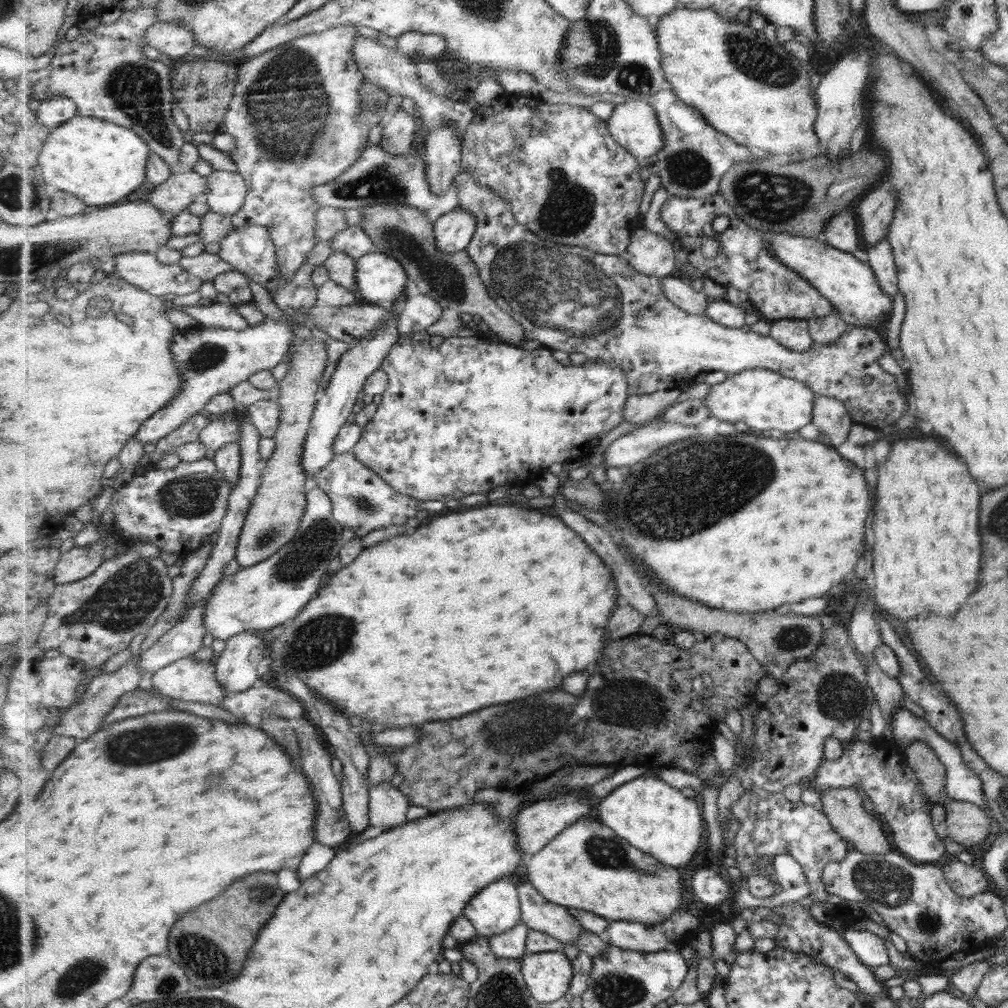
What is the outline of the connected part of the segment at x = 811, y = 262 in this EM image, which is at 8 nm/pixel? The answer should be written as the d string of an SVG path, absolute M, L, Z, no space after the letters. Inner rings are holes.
M850 210L831 215L826 220L821 238L786 232L771 234L769 237L771 237L771 251L775 253L774 256L785 266L804 276L813 288L817 288L850 327L867 327L882 332L891 316L892 296L885 294L879 288L873 269L863 260L863 257L859 260L853 258L853 254L859 253L859 235L857 235L856 219L853 218Z

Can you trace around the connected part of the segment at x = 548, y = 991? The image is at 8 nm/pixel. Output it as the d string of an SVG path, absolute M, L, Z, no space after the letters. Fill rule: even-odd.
M537 952L523 957L523 977L533 998L541 1003L563 999L574 976L572 961L563 952Z

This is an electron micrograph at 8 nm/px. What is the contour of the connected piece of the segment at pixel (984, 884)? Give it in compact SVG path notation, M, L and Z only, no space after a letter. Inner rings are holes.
M951 860L941 866L944 882L959 896L973 896L991 891L989 879L982 869L975 869L961 861Z

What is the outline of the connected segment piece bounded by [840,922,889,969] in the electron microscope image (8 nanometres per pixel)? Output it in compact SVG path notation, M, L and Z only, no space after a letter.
M845 926L840 930L841 937L854 952L854 956L869 968L889 965L889 960L883 941L871 932L860 932Z

